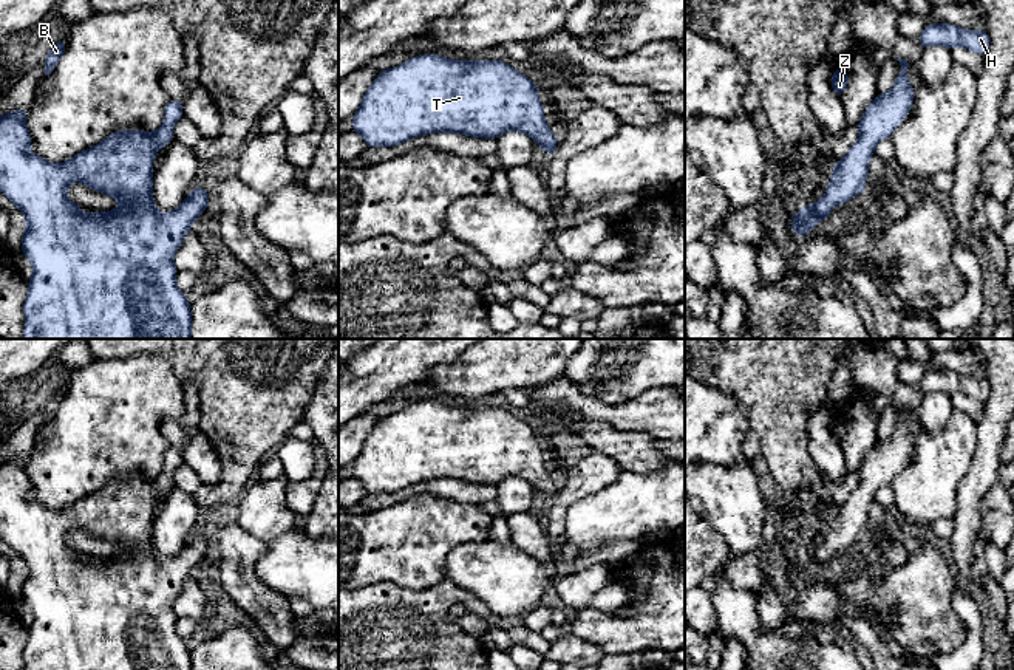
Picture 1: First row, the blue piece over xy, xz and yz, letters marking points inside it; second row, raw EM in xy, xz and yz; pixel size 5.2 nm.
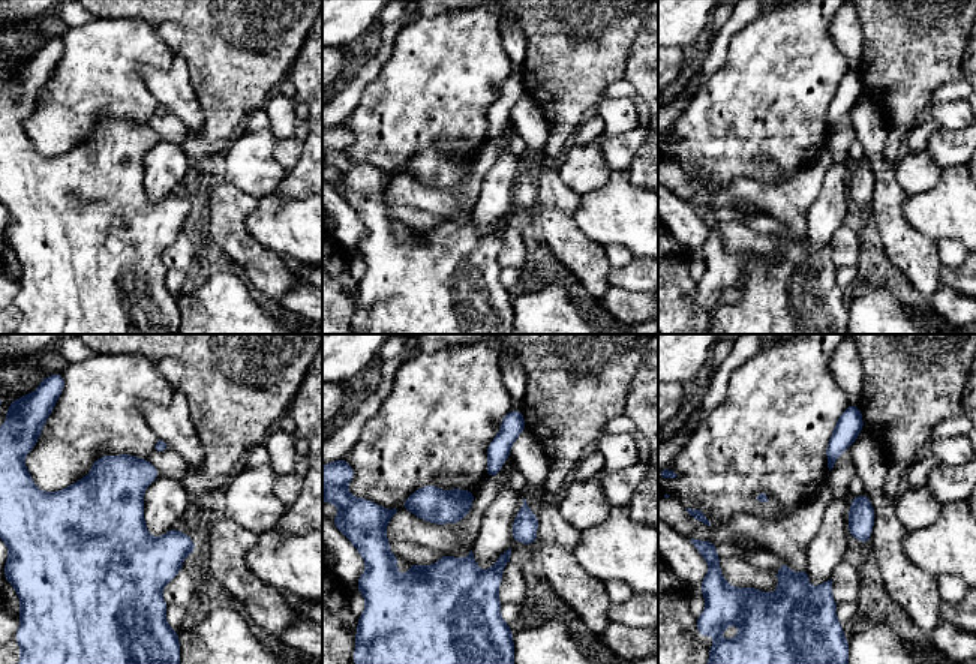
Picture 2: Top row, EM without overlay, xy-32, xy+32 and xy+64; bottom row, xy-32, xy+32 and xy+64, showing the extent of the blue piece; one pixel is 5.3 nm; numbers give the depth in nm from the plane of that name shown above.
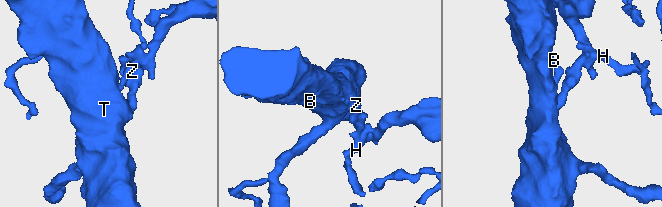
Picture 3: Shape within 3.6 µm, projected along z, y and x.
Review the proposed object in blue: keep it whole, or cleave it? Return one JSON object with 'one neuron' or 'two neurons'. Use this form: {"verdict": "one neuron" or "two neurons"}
{"verdict": "one neuron"}

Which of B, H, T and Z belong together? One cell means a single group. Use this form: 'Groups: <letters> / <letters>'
Groups: B H T Z

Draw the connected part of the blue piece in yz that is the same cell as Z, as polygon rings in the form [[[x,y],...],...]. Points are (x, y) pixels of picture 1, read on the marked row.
[[[836,68],[833,76],[832,76],[832,90],[835,91],[835,94],[838,97],[841,97],[841,94],[844,93],[844,90],[849,85],[849,76],[847,76],[847,70],[846,68]]]

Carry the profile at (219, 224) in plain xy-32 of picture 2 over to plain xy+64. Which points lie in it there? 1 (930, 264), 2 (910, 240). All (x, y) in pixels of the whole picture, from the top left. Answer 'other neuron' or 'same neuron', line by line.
1: same neuron
2: same neuron

